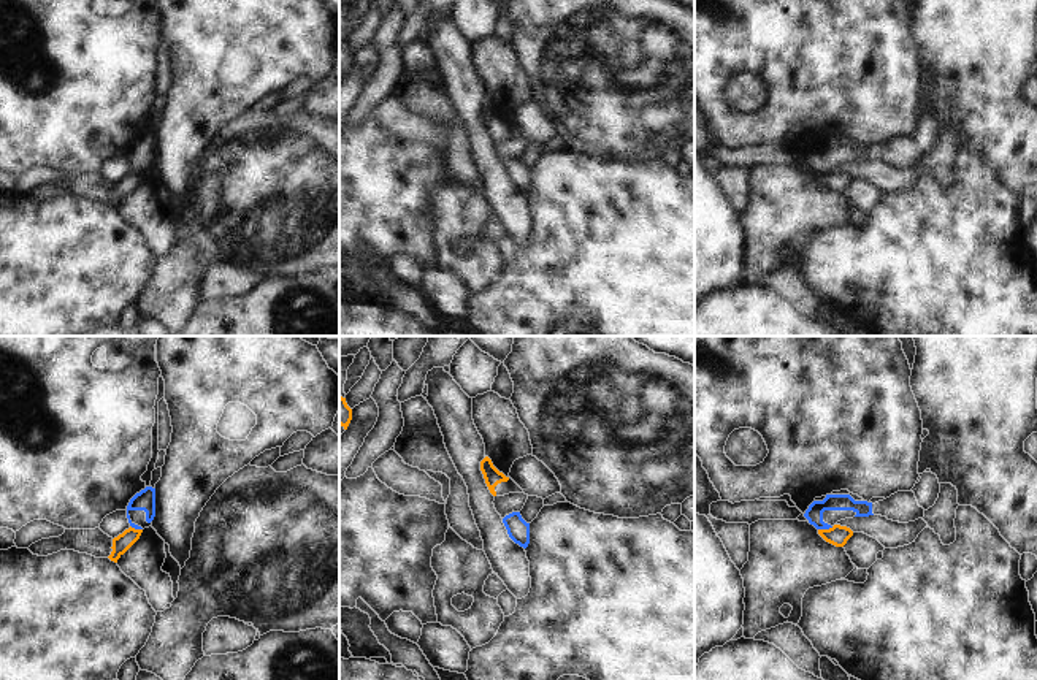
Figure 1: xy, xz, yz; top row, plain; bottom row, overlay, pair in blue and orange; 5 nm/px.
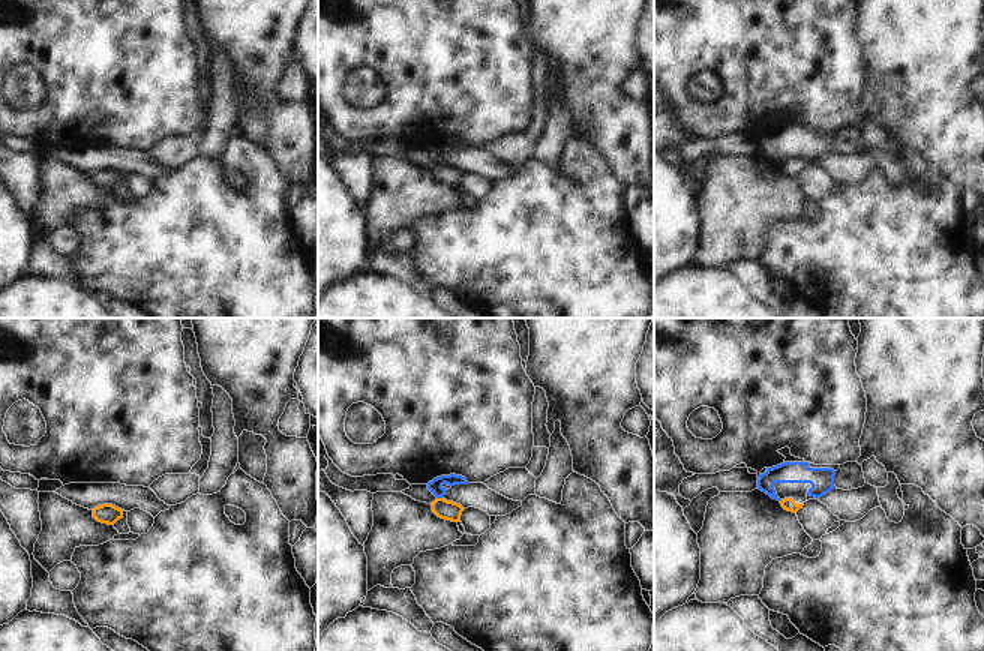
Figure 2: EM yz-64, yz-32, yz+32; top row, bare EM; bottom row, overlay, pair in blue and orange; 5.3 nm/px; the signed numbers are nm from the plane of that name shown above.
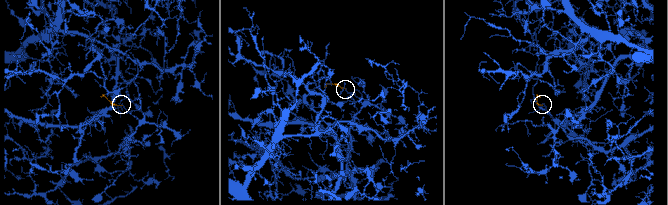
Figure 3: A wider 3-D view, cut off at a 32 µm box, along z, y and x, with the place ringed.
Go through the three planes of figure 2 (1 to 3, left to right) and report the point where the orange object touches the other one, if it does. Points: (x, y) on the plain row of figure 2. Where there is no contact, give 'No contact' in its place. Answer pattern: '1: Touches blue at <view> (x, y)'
1: No contact
2: Touches blue at yz-32 (440, 161)
3: No contact

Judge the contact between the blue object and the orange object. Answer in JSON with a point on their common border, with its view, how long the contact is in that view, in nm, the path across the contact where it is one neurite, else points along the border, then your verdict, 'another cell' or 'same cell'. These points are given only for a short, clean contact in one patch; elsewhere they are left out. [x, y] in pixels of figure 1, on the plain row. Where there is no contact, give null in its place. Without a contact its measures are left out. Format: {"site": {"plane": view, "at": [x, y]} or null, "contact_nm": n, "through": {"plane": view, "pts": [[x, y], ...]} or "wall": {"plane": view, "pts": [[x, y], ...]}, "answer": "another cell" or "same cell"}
{"site": {"plane": "yz", "at": [825, 173]}, "contact_nm": 80, "wall": {"plane": "yz", "pts": [[833, 171], [818, 175]]}, "answer": "another cell"}

